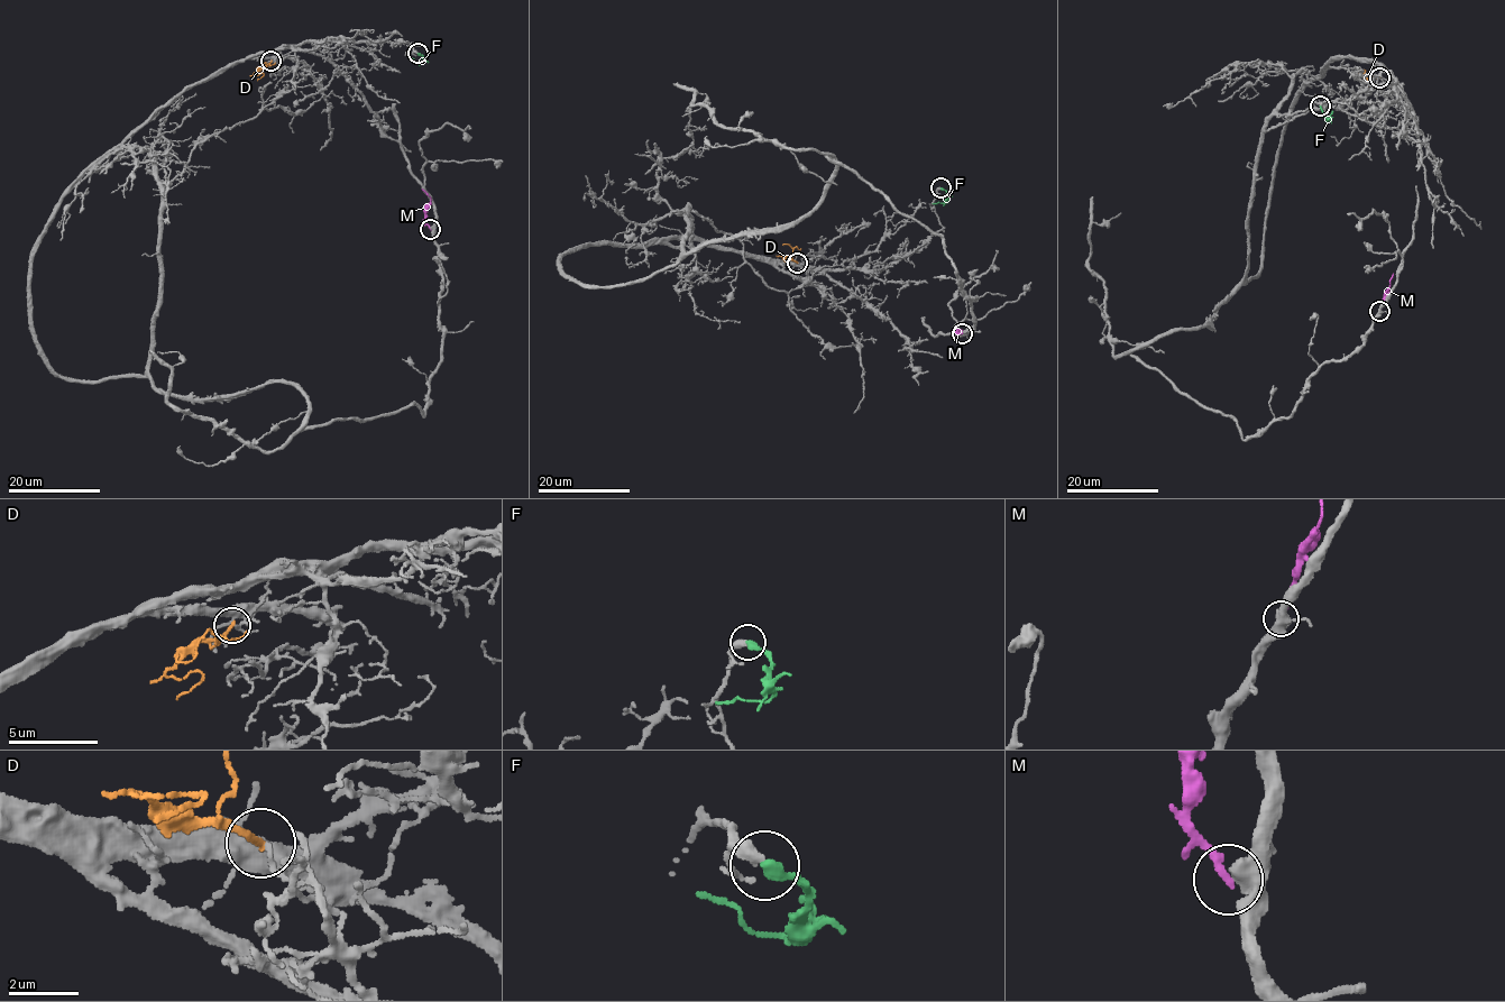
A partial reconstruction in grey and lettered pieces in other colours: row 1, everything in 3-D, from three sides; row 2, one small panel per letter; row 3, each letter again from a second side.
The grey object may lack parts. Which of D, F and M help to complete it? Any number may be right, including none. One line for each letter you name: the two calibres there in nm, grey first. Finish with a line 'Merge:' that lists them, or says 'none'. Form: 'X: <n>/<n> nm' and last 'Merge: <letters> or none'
F: 280/320 nm
Merge: F

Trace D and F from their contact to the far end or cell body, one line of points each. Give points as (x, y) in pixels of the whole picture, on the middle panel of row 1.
D: (798, 263), (781, 256), (790, 257), (783, 259)
F: (941, 187), (947, 199), (944, 203), (932, 203)

